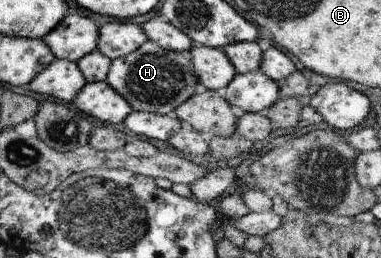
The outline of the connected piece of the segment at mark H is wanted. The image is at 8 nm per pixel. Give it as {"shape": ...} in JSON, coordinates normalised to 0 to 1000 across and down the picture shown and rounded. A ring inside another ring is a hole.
{"shape":[[[394,155],[331,221],[294,233],[276,318],[325,372],[357,430],[420,446],[457,442],[459,422],[488,399],[504,368],[541,353],[514,295],[501,202],[441,198]]]}

